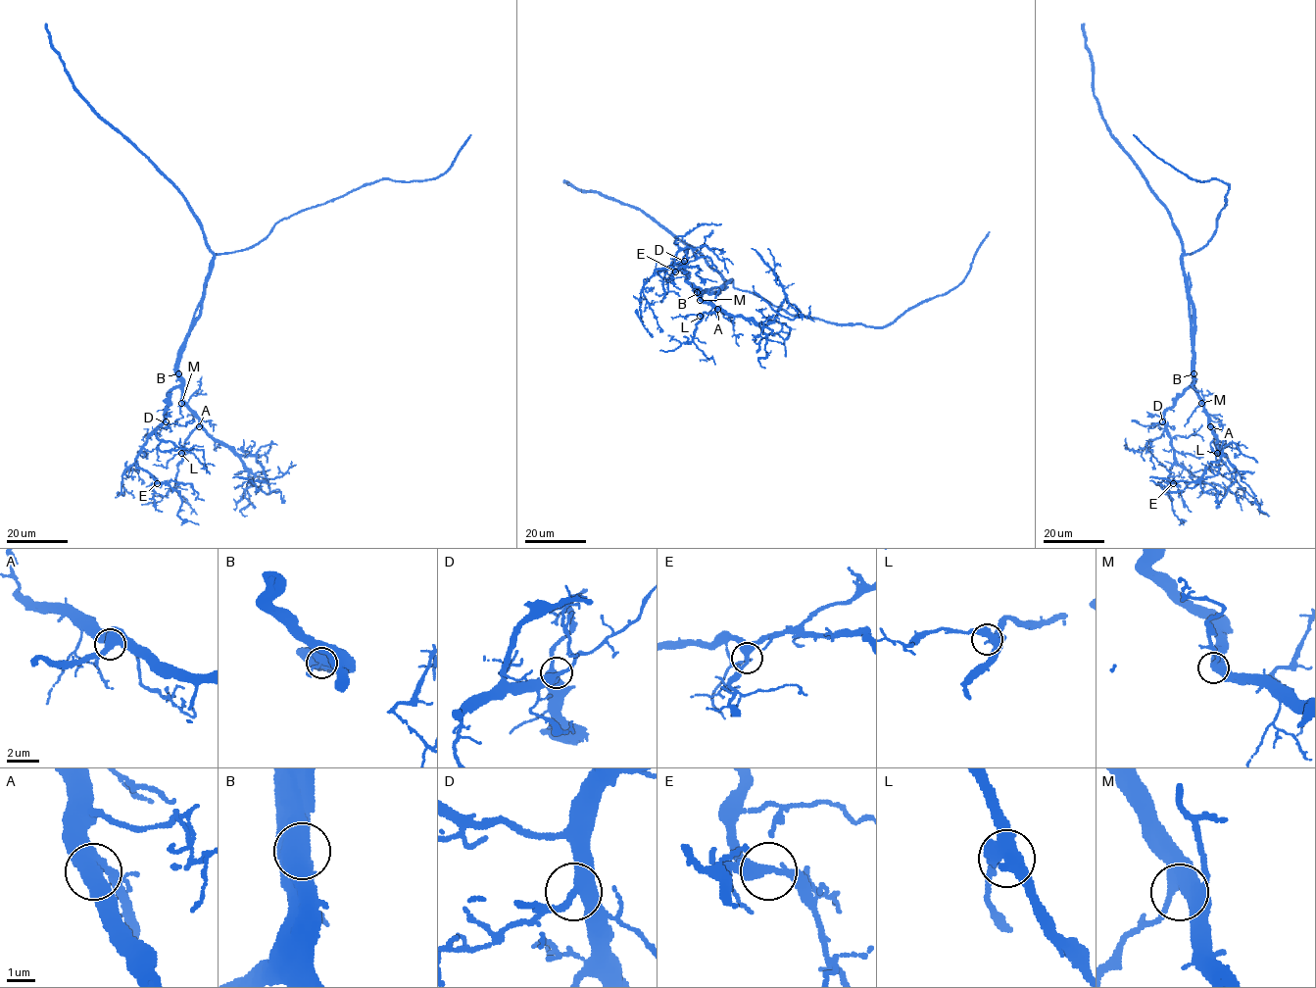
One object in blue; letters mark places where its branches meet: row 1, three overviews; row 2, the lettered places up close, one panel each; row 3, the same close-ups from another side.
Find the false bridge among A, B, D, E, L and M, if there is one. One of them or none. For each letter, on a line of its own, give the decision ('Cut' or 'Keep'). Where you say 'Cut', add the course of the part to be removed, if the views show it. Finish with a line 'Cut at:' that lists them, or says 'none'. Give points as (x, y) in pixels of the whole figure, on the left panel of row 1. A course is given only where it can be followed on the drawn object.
A: Keep
B: Cut. Course of the part to remove: (178, 373), (177, 361), (210, 272)
D: Keep
E: Keep
L: Keep
M: Keep
Cut at: B

